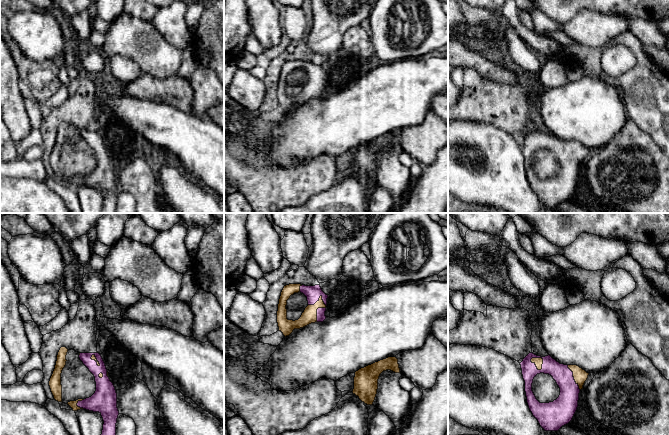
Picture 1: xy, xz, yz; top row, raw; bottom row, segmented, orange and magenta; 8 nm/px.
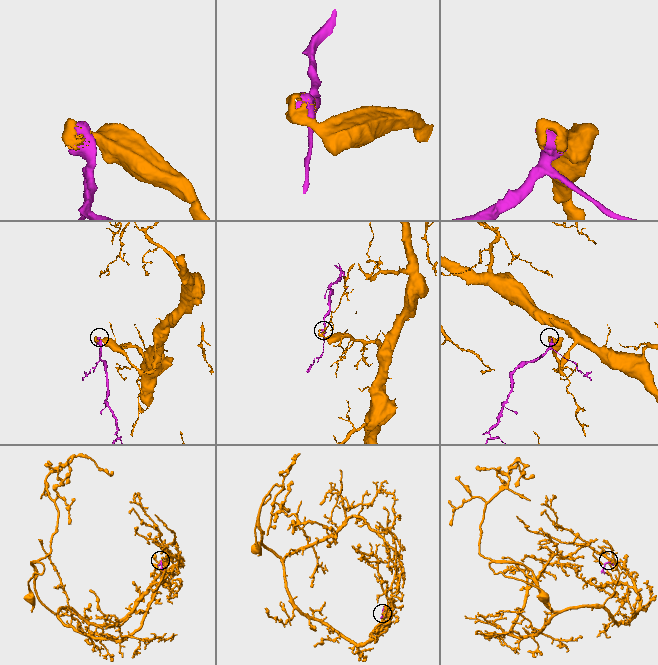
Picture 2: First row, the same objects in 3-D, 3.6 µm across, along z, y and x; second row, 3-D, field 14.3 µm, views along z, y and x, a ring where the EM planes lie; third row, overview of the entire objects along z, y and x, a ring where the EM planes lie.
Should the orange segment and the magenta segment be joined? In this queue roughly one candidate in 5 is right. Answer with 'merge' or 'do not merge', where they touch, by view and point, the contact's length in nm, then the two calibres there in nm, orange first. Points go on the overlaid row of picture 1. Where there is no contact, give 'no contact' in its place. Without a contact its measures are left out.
merge | yz (535, 364) | 130 nm | 70/150 nm

